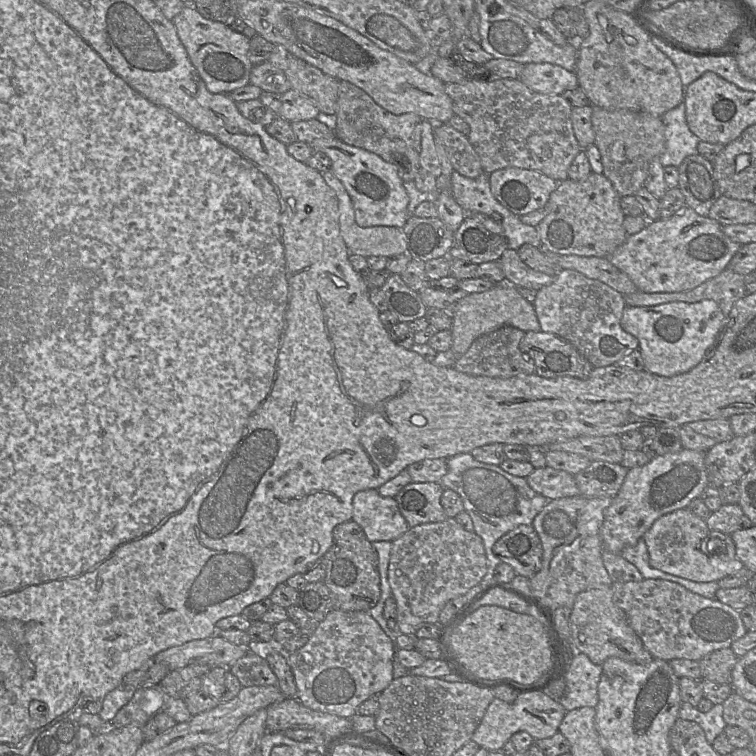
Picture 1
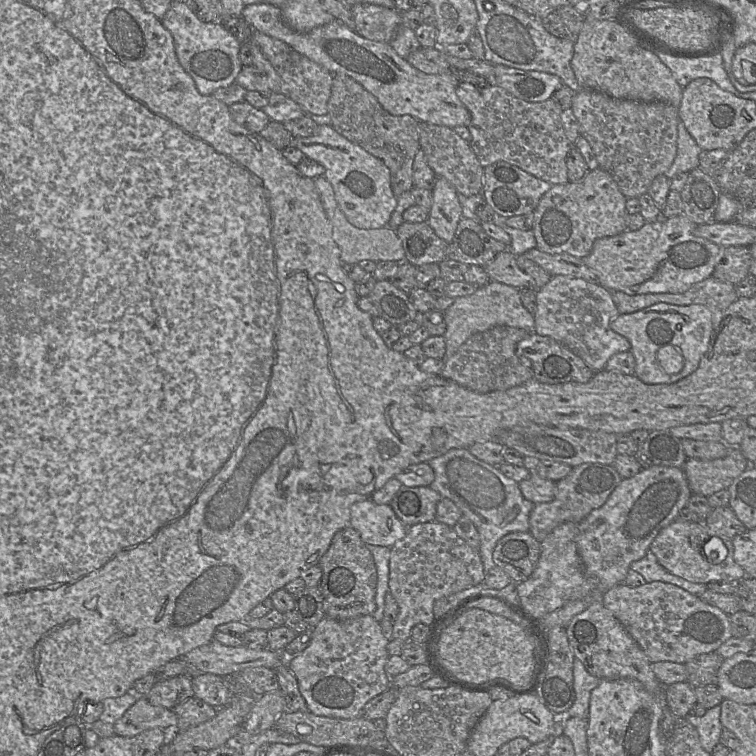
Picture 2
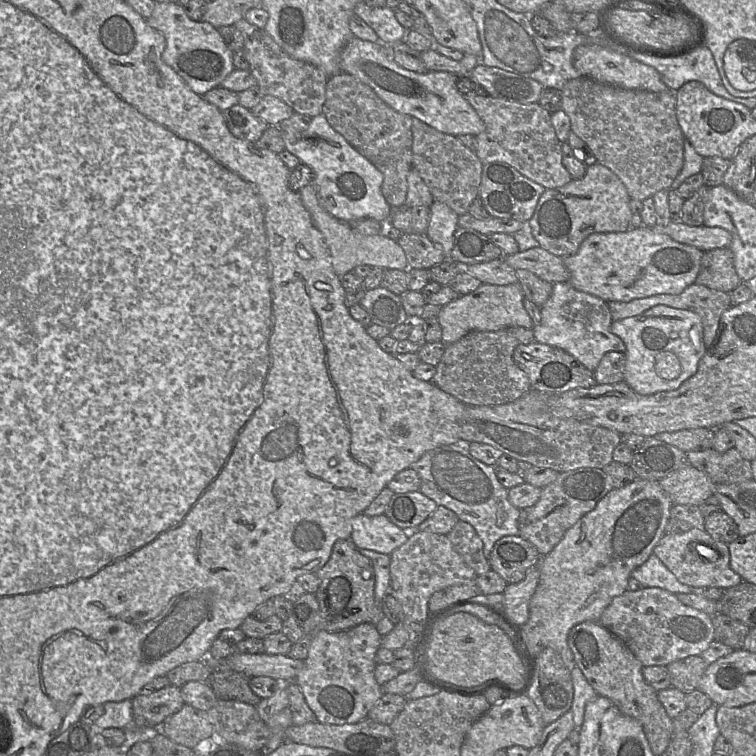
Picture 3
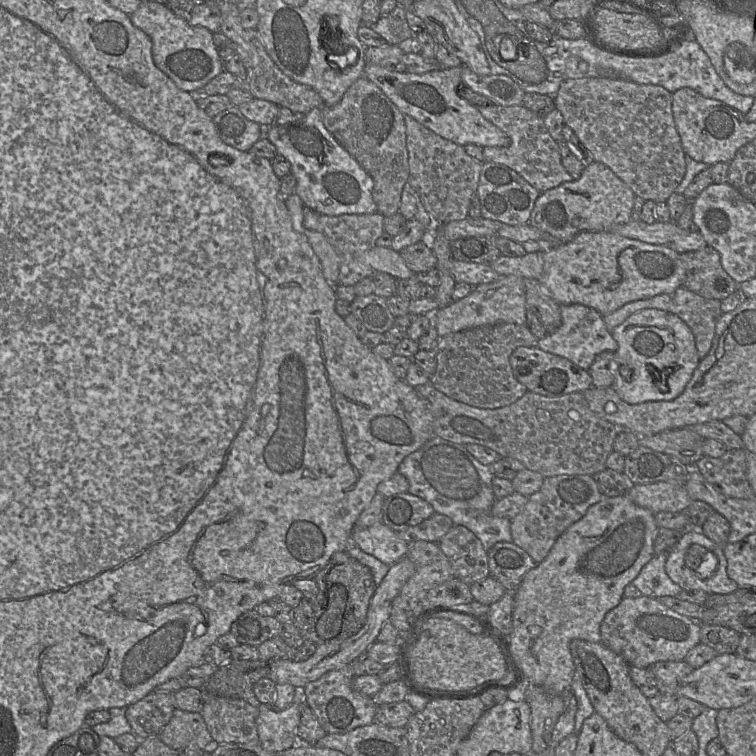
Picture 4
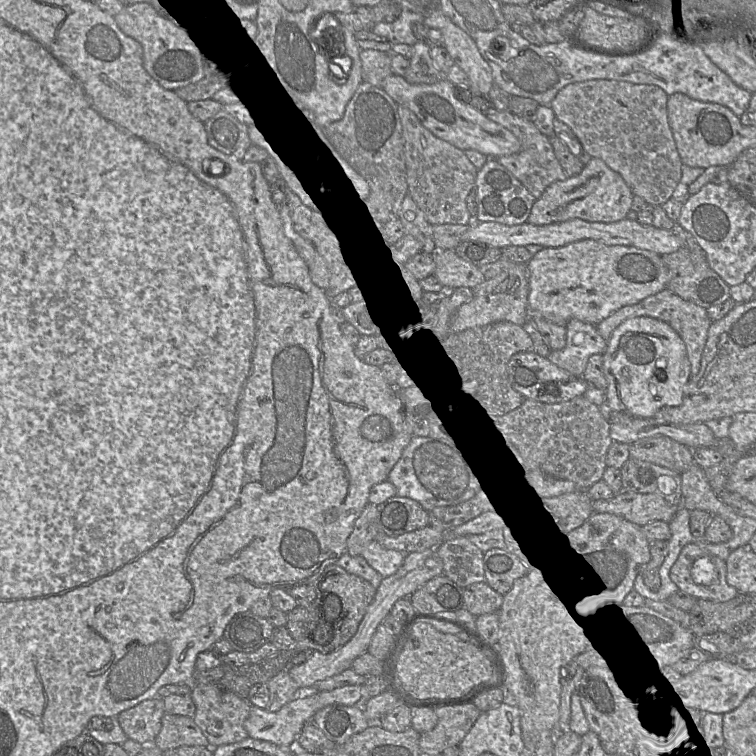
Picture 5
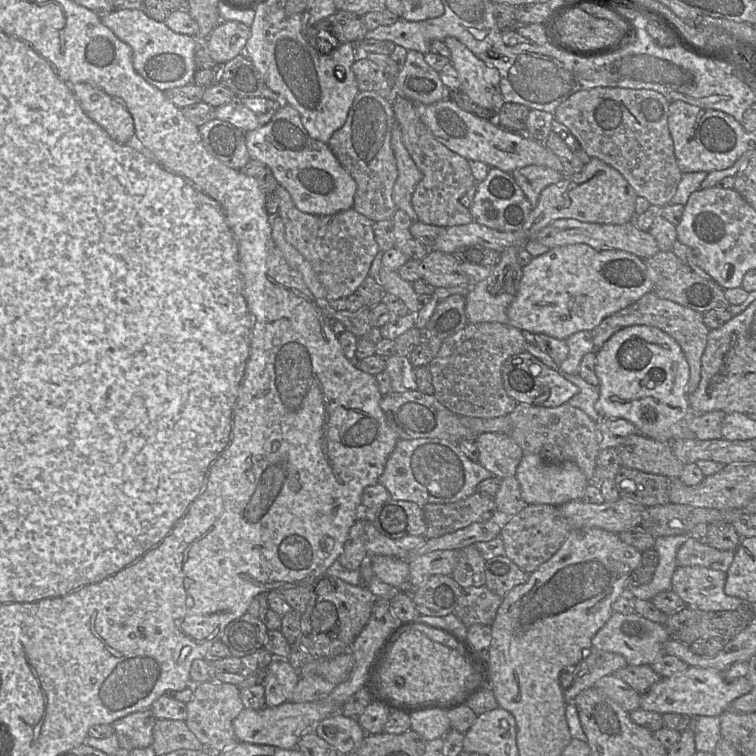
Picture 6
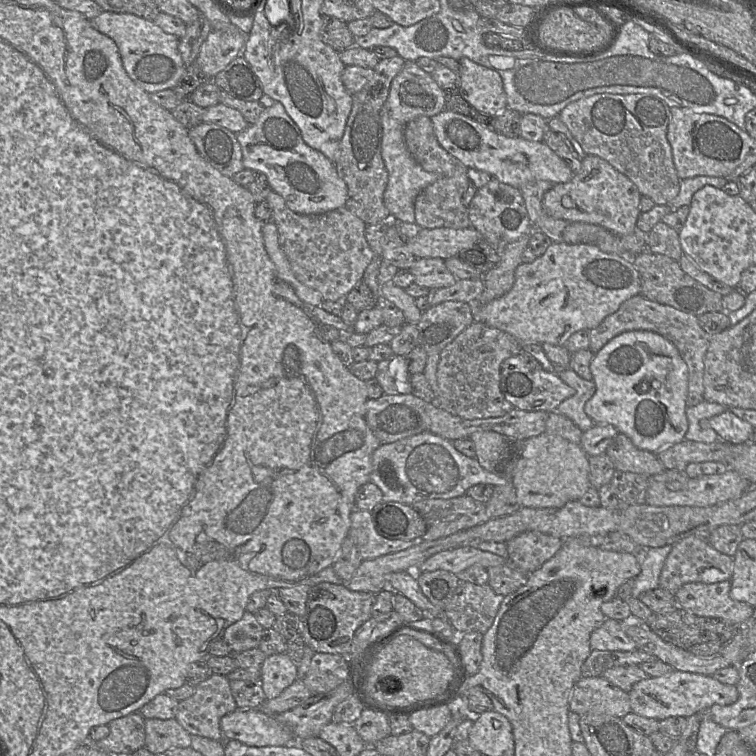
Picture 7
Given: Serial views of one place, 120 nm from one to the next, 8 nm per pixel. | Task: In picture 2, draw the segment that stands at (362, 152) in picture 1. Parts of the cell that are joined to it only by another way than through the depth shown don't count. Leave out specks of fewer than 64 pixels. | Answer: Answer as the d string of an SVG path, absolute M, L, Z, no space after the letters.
M318 125L316 132L309 137L293 137L291 145L301 150L306 158L324 166L323 176L332 185L335 199L341 211L353 226L360 229L377 229L388 225L397 205L397 197L391 189L390 170L381 159L339 134L331 125Z

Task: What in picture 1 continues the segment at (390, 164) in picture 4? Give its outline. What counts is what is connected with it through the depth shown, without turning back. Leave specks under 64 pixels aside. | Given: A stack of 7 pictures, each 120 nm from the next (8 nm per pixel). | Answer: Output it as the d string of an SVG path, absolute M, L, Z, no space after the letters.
M339 81L335 136L346 144L363 148L397 167L403 182L415 179L421 152L422 118L415 113L395 115L378 105L356 85Z

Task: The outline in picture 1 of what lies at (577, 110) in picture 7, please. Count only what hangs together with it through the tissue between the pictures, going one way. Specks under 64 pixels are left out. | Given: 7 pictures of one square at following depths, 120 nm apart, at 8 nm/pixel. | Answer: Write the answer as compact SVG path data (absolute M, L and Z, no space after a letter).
M593 106L591 122L595 133L594 144L602 159L603 174L621 197L635 195L644 187L651 160L665 150L665 126L661 117L642 111L606 110Z

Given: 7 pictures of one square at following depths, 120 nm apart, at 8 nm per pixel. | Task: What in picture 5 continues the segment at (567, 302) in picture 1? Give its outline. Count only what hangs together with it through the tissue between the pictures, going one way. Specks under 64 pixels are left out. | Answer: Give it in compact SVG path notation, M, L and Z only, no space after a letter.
M571 319L565 327L565 347L561 350L550 351L547 359L575 377L581 377L589 357L594 354L603 355L608 341L604 340L596 326L590 323Z

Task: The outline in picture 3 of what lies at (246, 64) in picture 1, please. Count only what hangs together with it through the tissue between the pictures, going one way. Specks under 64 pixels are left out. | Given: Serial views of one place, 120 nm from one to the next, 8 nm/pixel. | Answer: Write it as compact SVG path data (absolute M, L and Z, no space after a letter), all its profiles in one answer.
M156 2L153 12L146 22L162 33L166 39L166 47L162 53L164 62L172 67L195 93L203 96L207 91L220 86L222 81L234 70L233 51L226 45L218 29L208 22L191 20L179 3Z

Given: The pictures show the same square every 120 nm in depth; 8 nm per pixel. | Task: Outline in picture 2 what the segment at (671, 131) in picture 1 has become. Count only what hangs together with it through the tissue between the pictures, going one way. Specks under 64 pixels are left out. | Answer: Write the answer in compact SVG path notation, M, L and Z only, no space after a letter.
M681 120L678 122L677 129L677 153L671 167L665 173L669 180L678 173L689 173L699 167L699 154L702 151Z

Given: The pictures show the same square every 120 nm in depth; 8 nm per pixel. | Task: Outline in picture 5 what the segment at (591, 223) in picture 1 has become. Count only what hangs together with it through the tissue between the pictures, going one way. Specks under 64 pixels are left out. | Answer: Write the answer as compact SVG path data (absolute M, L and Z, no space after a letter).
M592 157L580 174L550 184L535 200L527 222L533 225L547 225L571 219L617 222L627 217L633 196L619 173L609 168L601 159Z

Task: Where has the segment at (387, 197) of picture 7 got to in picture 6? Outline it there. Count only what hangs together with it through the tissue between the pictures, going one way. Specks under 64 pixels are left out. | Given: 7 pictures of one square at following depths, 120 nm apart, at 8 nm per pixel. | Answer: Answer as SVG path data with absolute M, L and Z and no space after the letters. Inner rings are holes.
M408 50L405 64L394 81L394 94L432 104L447 98L447 90L439 73L425 61L424 54ZM396 120L392 130L391 146L398 169L398 177L393 187L393 200L397 208L403 210L415 223L419 220L412 206L412 195L423 174L403 144L401 129Z

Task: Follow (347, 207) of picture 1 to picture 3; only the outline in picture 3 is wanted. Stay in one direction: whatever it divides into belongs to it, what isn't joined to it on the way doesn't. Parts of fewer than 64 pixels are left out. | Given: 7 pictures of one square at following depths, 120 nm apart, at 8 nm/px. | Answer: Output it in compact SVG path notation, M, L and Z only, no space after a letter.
M312 181L308 185L302 187L299 190L299 194L304 207L311 216L314 226L324 236L331 255L333 268L339 276L343 276L350 272L358 265L408 271L408 260L398 241L380 234L364 235L353 229L348 222L332 216L320 205L316 188Z

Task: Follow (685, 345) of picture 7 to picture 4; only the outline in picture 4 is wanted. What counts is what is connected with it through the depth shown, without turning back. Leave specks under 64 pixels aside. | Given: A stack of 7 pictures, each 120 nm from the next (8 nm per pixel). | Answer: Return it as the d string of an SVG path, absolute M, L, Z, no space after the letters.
M681 286L669 294L660 294L651 298L625 304L617 310L603 316L604 322L607 329L612 334L612 330L623 323L629 316L650 308L664 310L678 316L692 331L700 359L703 359L708 354L715 335L716 324L723 314L720 300L704 298Z

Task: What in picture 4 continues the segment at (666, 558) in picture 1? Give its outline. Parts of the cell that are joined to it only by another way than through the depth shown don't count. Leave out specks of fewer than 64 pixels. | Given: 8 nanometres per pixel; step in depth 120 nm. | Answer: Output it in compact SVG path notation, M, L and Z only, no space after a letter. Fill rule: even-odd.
M697 528L687 529L677 544L668 552L665 571L670 579L683 590L702 590L712 595L730 594L739 588L737 583L731 580L727 574L727 560L723 546L710 540ZM694 544L704 547L707 550L706 554L692 556L688 549Z

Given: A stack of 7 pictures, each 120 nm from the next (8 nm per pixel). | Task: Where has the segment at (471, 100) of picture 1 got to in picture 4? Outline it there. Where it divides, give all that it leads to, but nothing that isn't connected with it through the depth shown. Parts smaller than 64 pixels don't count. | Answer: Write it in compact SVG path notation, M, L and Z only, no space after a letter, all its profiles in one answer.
M490 104L476 106L485 119L493 123L510 138L507 147L483 147L484 161L503 164L517 172L540 193L574 180L561 162L558 142L552 138L543 118L521 105L502 106Z

